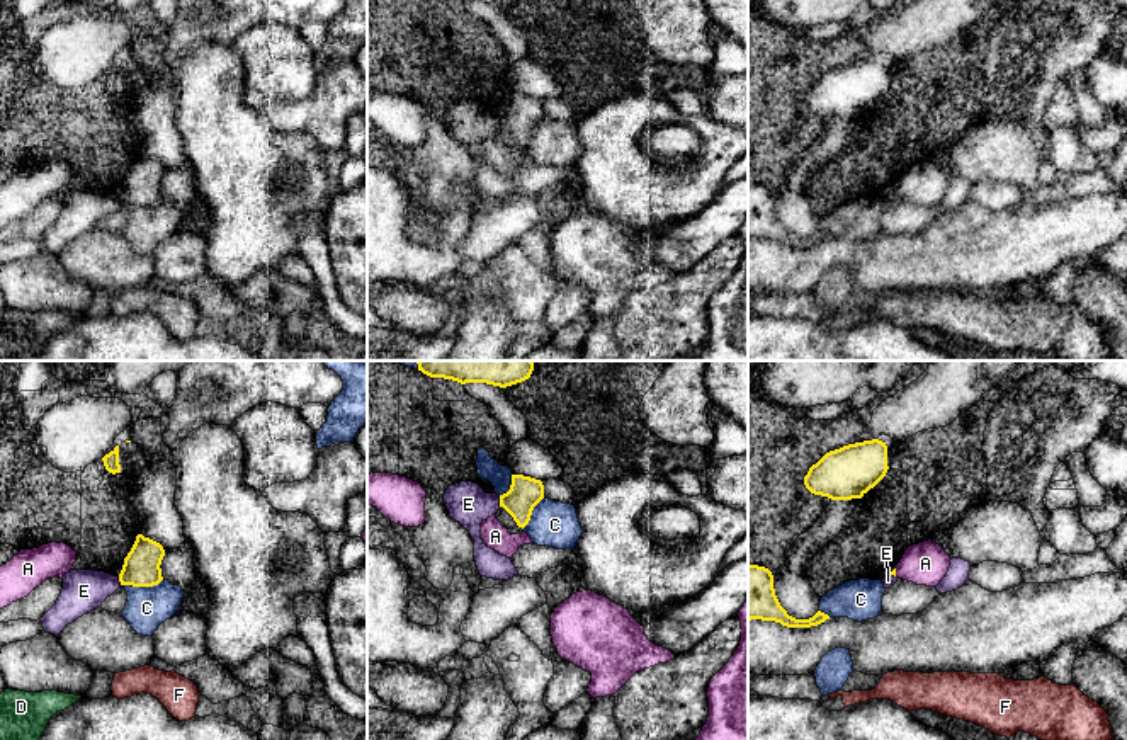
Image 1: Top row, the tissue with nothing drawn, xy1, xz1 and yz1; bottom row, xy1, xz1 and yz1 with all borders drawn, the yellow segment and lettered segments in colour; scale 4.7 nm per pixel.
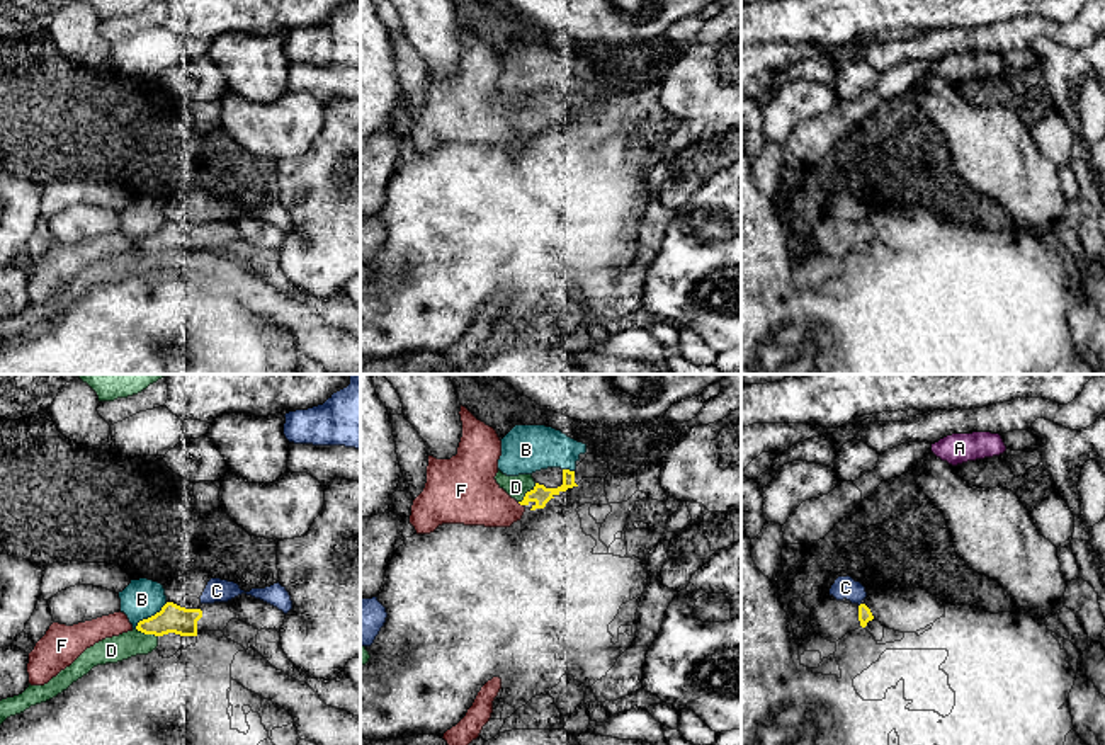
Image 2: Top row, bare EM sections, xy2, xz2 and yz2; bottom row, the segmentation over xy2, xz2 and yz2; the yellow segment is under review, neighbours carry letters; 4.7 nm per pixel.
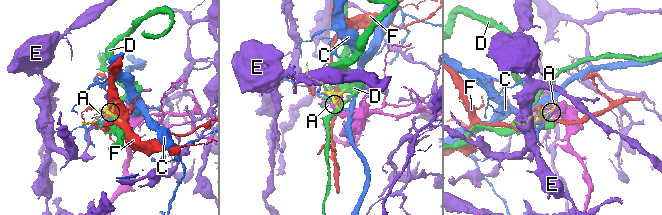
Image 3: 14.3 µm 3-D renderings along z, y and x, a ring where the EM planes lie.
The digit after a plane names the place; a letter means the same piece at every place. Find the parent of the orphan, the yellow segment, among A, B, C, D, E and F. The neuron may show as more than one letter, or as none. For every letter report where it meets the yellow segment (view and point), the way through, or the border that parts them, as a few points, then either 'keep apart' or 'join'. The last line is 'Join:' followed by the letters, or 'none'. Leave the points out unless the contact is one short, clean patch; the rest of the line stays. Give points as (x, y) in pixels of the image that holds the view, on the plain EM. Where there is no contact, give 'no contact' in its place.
A: contact yz1 (894, 191); border yz1 (894, 187), (896, 194); keep apart
B: contact xy2 (152, 235); border xy2 (167, 221), (153, 233), (143, 237), (135, 247); keep apart
C: contact xy1 (141, 204); keep apart
D: contact xz2 (526, 113); border xz2 (536, 102), (519, 121); keep apart
E: contact xz1 (500, 119); border xz1 (498, 114), (500, 125); keep apart
F: contact xz2 (521, 123); keep apart
Join: none

